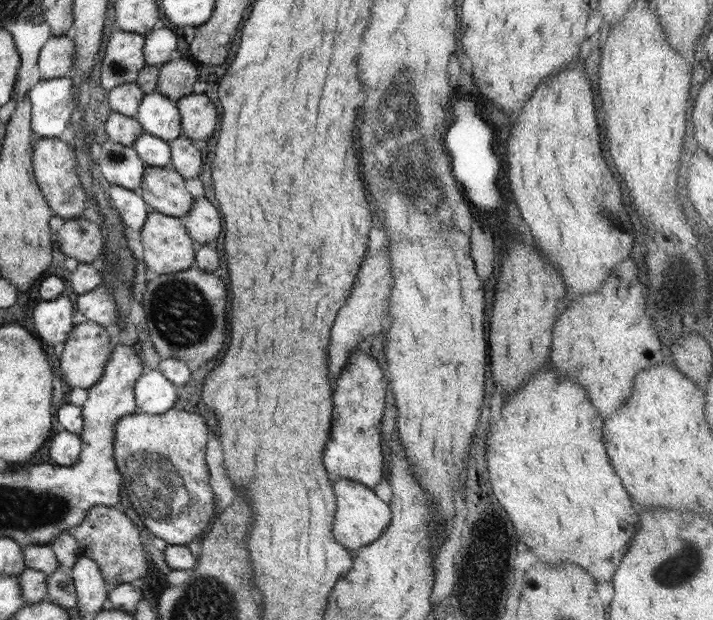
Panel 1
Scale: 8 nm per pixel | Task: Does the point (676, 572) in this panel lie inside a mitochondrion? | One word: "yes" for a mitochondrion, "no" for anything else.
yes

